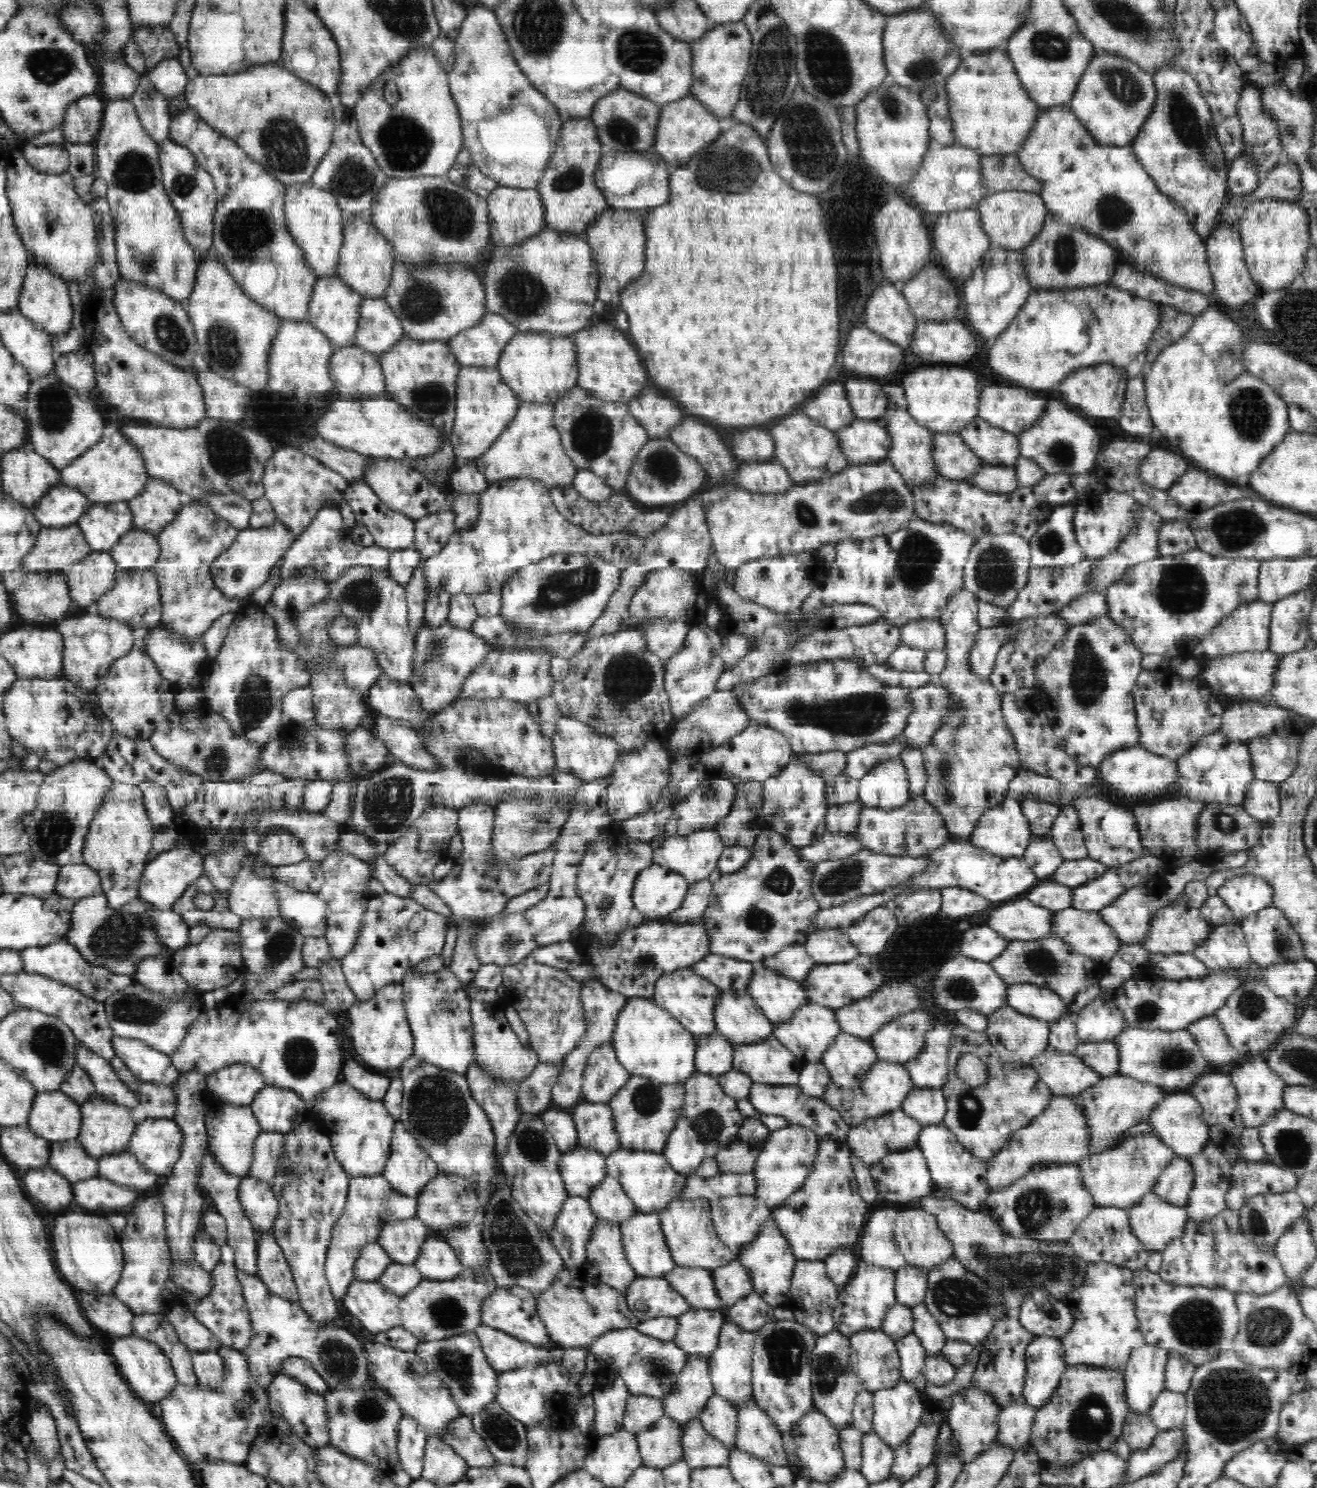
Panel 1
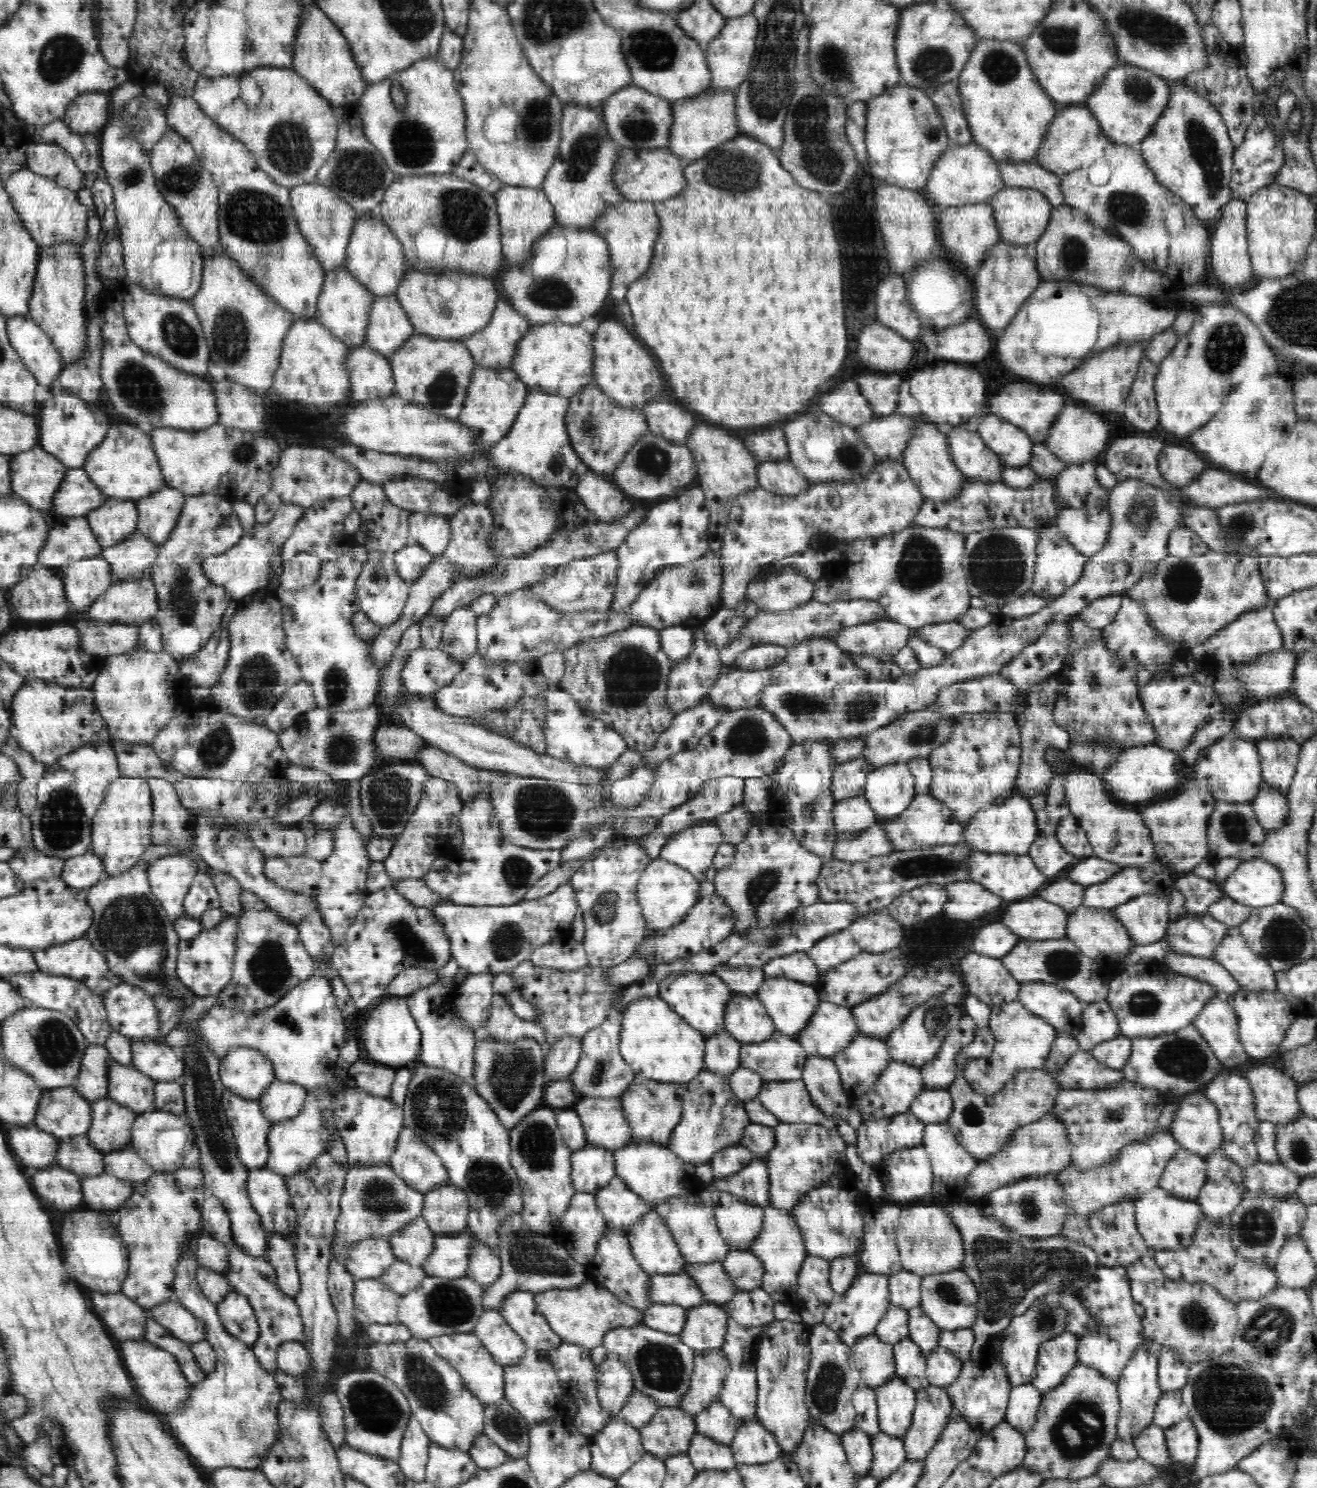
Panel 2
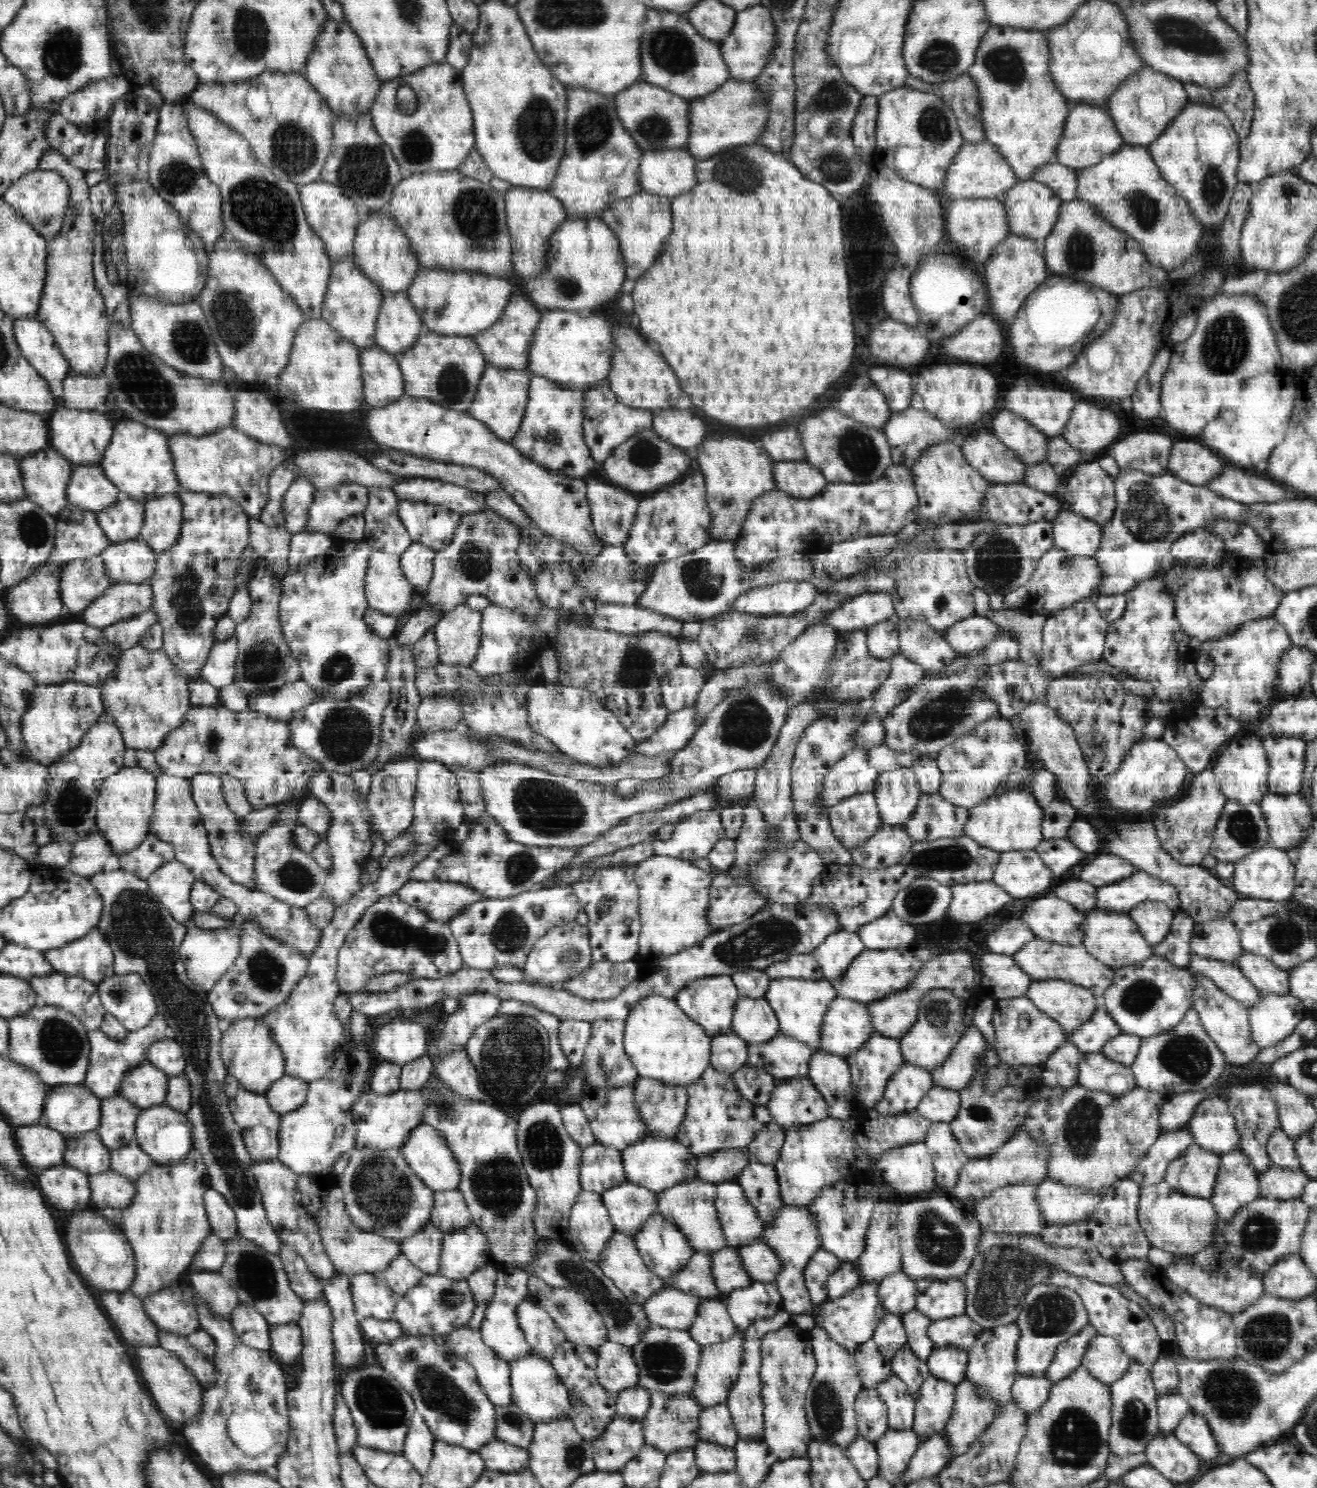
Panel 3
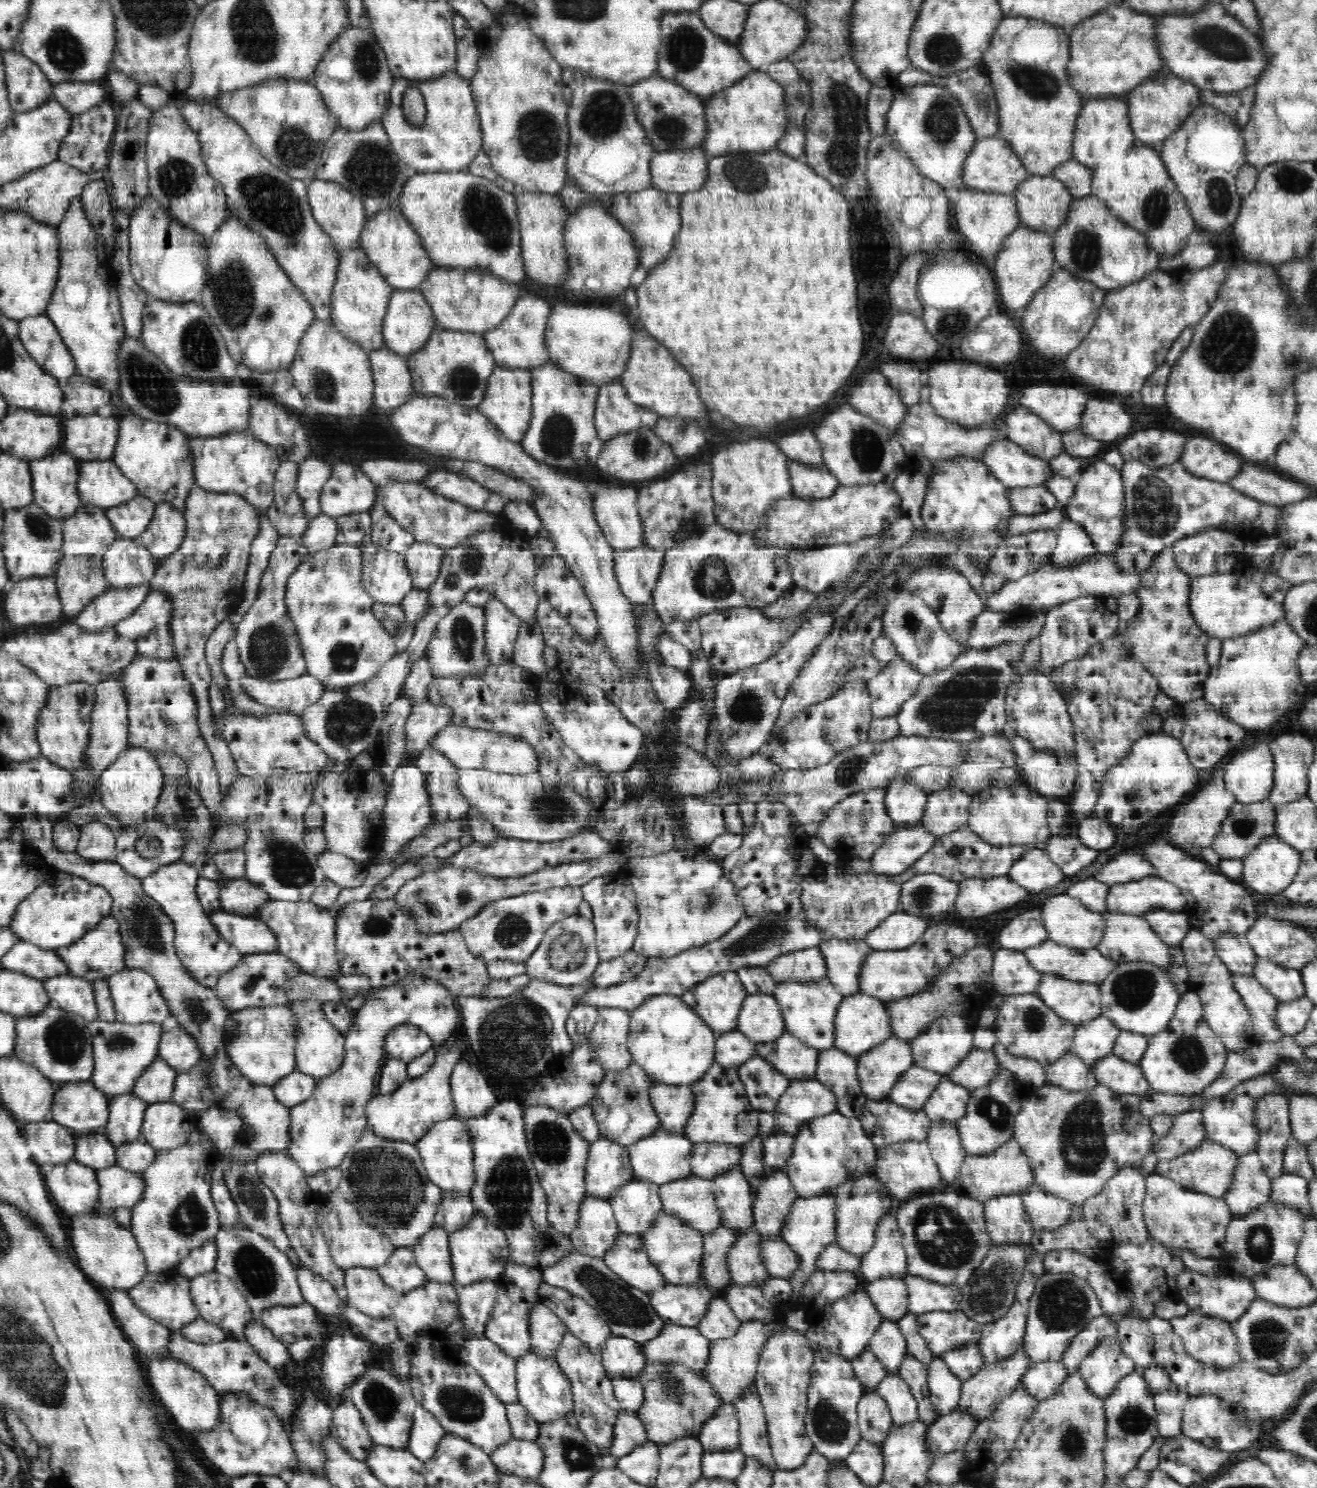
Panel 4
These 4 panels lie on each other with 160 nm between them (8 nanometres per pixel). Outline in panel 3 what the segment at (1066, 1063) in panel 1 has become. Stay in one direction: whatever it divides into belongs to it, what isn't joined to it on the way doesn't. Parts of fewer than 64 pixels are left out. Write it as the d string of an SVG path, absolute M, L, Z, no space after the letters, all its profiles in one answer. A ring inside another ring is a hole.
M1101 1052L1084 1055L1084 1060L1080 1060L1078 1084L1111 1095L1121 1095L1138 1087L1130 1067L1106 1058Z

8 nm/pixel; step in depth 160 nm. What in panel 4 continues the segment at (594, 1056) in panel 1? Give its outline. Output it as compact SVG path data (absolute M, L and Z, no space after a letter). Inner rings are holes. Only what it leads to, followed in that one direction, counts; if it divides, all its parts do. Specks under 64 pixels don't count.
M598 1009L598 1022L589 1038L604 1073L621 1072L631 1066L633 1059L627 1044L630 1022L631 1012L626 1009Z

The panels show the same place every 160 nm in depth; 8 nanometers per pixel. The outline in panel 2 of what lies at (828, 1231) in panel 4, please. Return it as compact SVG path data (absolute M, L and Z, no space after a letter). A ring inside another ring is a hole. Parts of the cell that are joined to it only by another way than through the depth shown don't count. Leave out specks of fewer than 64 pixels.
M766 1206L762 1230L751 1242L749 1251L761 1260L764 1267L764 1278L759 1288L768 1292L776 1304L782 1303L790 1307L790 1304L798 1298L796 1296L798 1273L808 1256L797 1220L790 1211Z

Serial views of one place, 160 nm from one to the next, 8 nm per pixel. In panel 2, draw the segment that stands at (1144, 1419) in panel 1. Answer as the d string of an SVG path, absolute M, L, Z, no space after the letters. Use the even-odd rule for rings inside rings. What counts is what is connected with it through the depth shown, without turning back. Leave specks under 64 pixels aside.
M1149 1424L1131 1440L1131 1443L1136 1447L1140 1458L1156 1465L1161 1472L1172 1464L1176 1464L1170 1460L1165 1429L1161 1426Z

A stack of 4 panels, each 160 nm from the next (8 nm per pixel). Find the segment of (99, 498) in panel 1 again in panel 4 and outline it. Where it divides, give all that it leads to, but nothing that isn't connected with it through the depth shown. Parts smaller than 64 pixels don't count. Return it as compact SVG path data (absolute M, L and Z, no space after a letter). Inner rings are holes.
M134 414L119 419L118 442L111 456L115 465L134 484L138 495L155 503L170 503L182 511L186 497L195 484L189 436L175 426Z

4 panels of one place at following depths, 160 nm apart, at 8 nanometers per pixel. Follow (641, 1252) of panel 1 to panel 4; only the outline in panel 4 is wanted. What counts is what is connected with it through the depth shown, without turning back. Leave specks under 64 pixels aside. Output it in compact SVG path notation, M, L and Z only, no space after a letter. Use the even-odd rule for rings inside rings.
M662 1212L652 1226L641 1235L650 1262L659 1268L666 1283L703 1286L701 1258L704 1246L703 1233L690 1228L677 1216Z

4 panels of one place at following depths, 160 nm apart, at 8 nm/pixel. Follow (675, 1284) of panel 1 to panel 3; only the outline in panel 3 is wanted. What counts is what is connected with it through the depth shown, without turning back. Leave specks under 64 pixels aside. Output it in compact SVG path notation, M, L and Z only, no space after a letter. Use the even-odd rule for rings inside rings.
M724 1246L711 1256L711 1271L718 1294L730 1294L734 1289L751 1286L750 1275L742 1268L739 1247Z

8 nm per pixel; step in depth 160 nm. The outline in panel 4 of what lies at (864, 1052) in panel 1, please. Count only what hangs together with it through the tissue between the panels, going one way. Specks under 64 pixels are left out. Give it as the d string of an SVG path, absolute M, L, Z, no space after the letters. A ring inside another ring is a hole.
M895 1037L857 1057L858 1081L867 1100L887 1098L902 1074L915 1065L909 1042Z

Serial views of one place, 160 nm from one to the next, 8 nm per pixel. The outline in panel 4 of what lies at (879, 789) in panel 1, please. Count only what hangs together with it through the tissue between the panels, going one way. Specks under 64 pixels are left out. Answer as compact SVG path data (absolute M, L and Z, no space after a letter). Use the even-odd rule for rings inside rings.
M910 774L894 777L885 788L886 812L897 827L920 824L930 794L922 790L910 777Z

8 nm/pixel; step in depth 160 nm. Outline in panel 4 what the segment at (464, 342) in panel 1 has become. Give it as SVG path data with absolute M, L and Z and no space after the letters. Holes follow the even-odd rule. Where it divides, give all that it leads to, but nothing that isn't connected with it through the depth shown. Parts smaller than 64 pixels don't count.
M520 297L508 317L502 320L496 328L483 333L486 346L493 354L496 364L502 367L531 370L548 363L545 330L552 310L550 304L542 298Z

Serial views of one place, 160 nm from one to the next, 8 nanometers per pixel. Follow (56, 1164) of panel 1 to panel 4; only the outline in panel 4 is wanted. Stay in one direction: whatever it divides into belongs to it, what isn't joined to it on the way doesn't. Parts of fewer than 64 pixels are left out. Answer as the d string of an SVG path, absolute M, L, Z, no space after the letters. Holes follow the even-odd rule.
M102 1134L77 1136L73 1160L94 1170L102 1170L117 1164L116 1147Z

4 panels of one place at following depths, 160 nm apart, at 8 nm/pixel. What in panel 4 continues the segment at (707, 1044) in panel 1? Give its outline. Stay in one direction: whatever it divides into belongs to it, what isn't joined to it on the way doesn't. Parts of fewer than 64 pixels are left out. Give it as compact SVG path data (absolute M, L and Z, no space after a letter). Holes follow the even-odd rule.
M737 1030L718 1034L715 1042L715 1062L722 1067L739 1068L757 1054L757 1044Z

